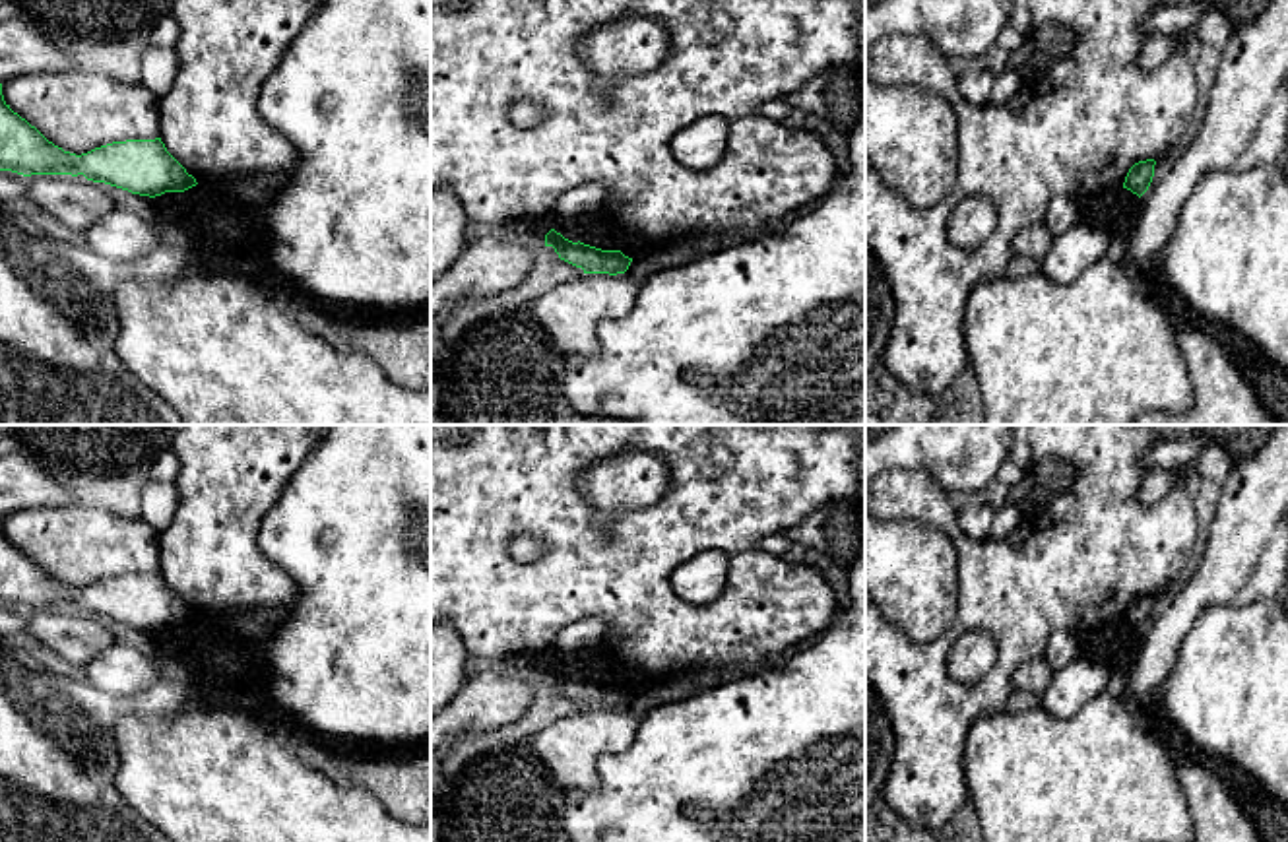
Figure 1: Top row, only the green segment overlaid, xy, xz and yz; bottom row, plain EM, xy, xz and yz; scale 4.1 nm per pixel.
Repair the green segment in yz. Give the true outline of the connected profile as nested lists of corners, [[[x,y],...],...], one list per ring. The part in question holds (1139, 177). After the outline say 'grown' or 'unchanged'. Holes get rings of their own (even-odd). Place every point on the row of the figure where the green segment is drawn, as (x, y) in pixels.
[[[1154,159],[1135,163],[1125,177],[1123,188],[1131,190],[1141,198],[1152,182],[1154,165]]] | unchanged

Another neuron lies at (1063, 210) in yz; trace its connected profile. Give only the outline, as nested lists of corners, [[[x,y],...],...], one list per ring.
[[[1055,196],[1046,213],[1044,225],[1053,237],[1063,235],[1079,221],[1080,200],[1071,196]]]

